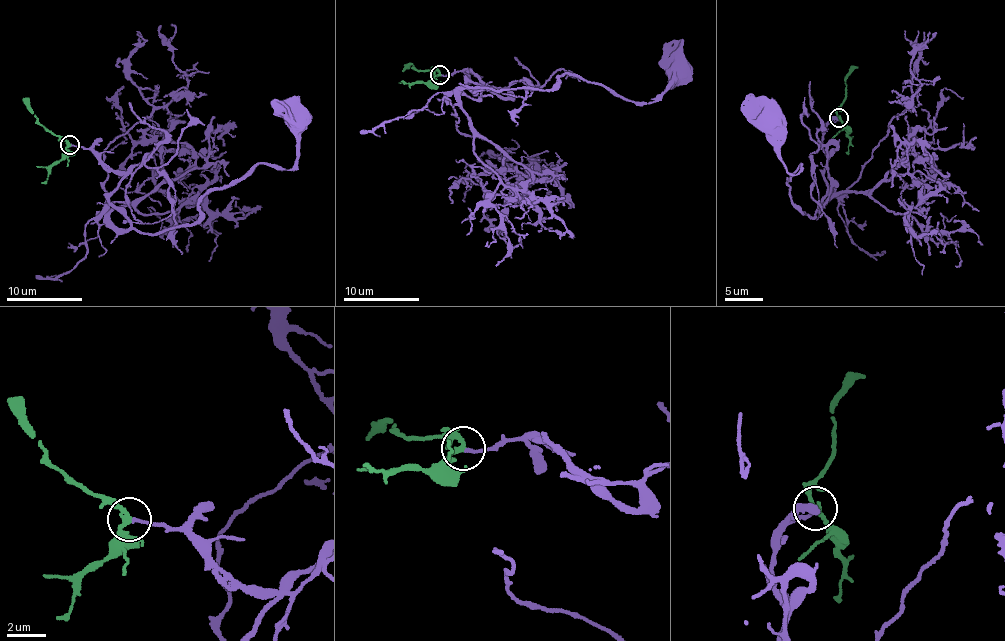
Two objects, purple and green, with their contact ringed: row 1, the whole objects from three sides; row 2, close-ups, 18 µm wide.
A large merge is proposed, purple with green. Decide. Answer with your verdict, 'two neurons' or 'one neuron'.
one neuron

